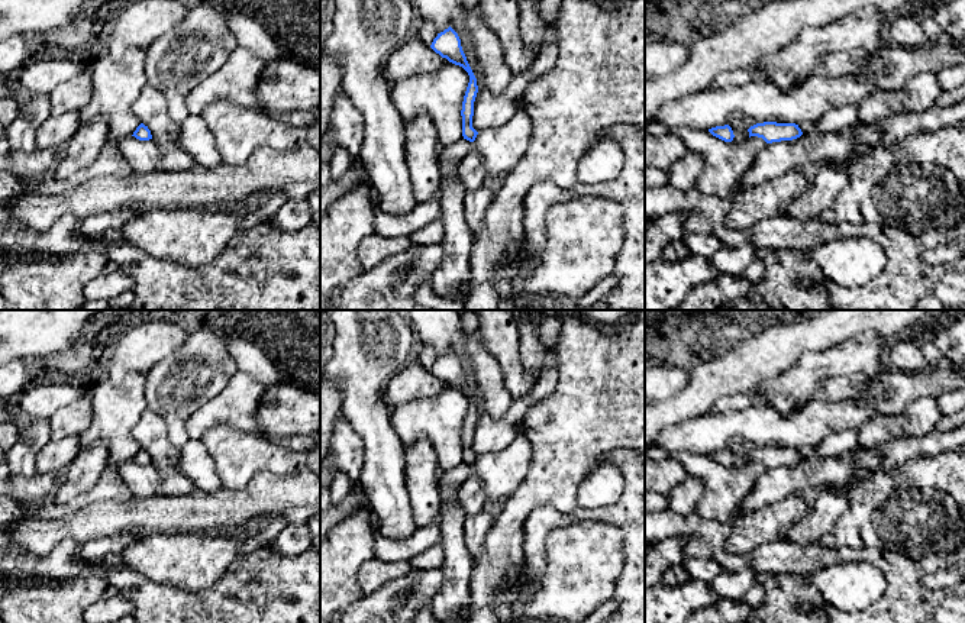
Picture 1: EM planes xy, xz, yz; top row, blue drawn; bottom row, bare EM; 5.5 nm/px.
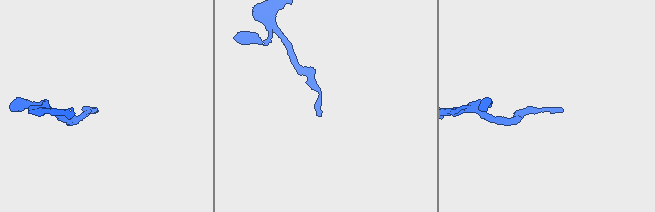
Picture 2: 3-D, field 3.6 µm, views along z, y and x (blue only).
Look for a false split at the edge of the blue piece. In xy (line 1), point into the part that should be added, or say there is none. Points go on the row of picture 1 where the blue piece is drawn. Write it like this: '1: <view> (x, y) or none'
1: none

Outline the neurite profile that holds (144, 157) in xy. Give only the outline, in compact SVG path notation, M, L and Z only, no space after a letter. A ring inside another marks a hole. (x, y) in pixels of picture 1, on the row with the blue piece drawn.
M135 136L122 138L119 149L136 174L154 171L187 171L197 161L178 142L158 143L154 139L139 141Z

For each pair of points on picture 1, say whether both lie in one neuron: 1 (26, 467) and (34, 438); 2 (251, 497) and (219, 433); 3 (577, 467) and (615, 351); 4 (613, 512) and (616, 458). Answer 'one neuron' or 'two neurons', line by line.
1: one neuron
2: two neurons
3: one neuron
4: one neuron

